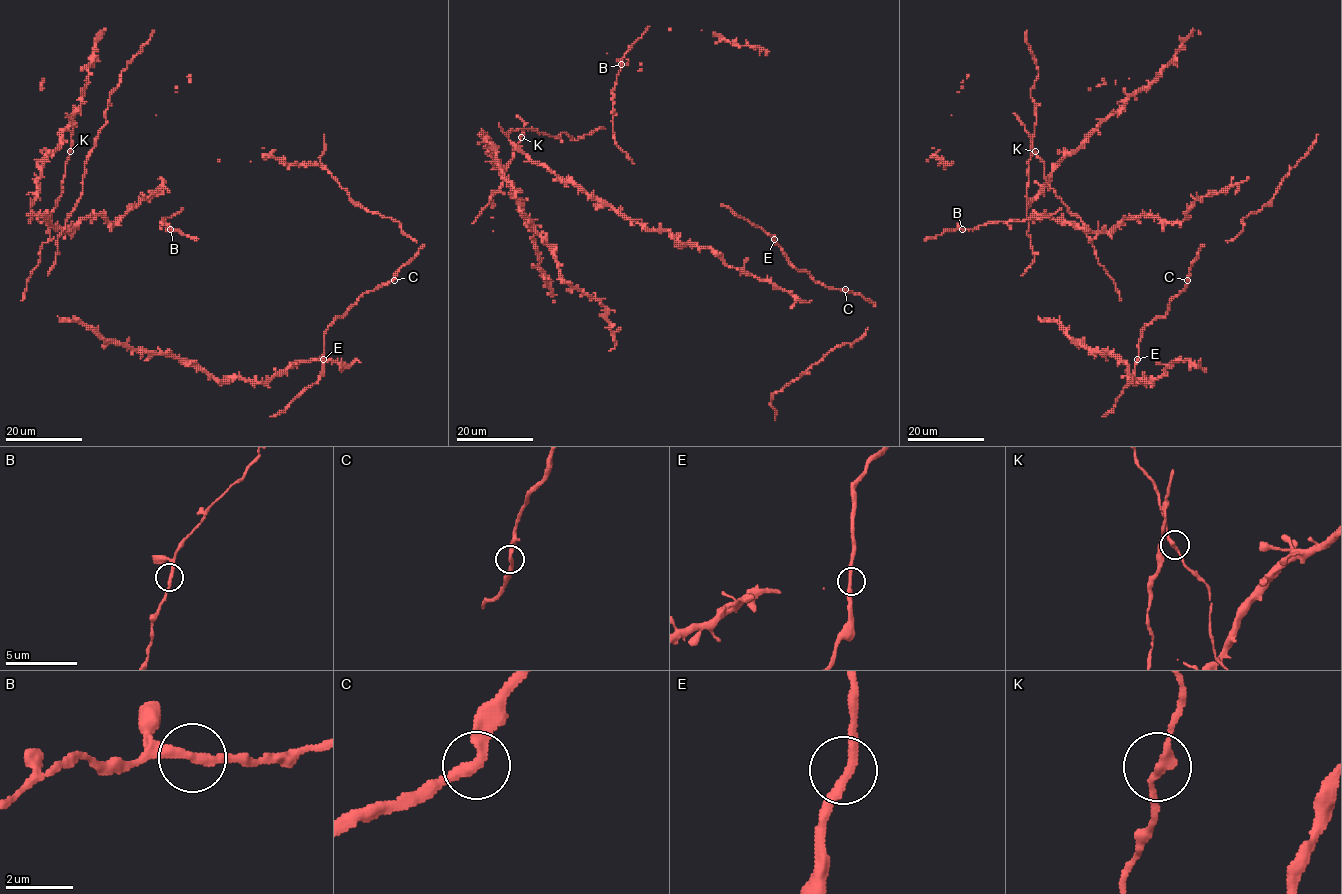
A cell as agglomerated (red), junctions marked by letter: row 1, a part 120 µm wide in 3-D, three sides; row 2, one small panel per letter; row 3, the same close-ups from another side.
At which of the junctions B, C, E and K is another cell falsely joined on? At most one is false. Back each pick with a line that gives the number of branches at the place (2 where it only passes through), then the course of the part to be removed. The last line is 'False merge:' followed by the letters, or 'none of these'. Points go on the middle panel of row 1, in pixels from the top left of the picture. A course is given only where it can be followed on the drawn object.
False merge: none of these

